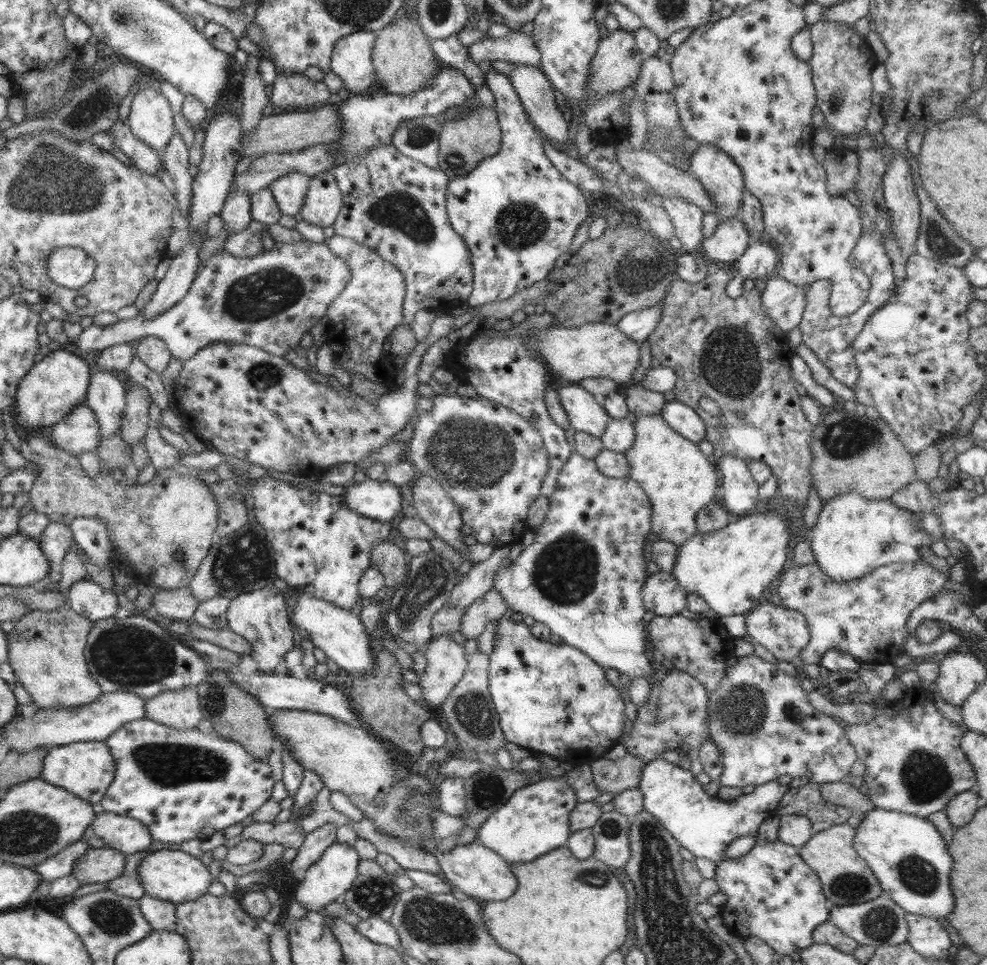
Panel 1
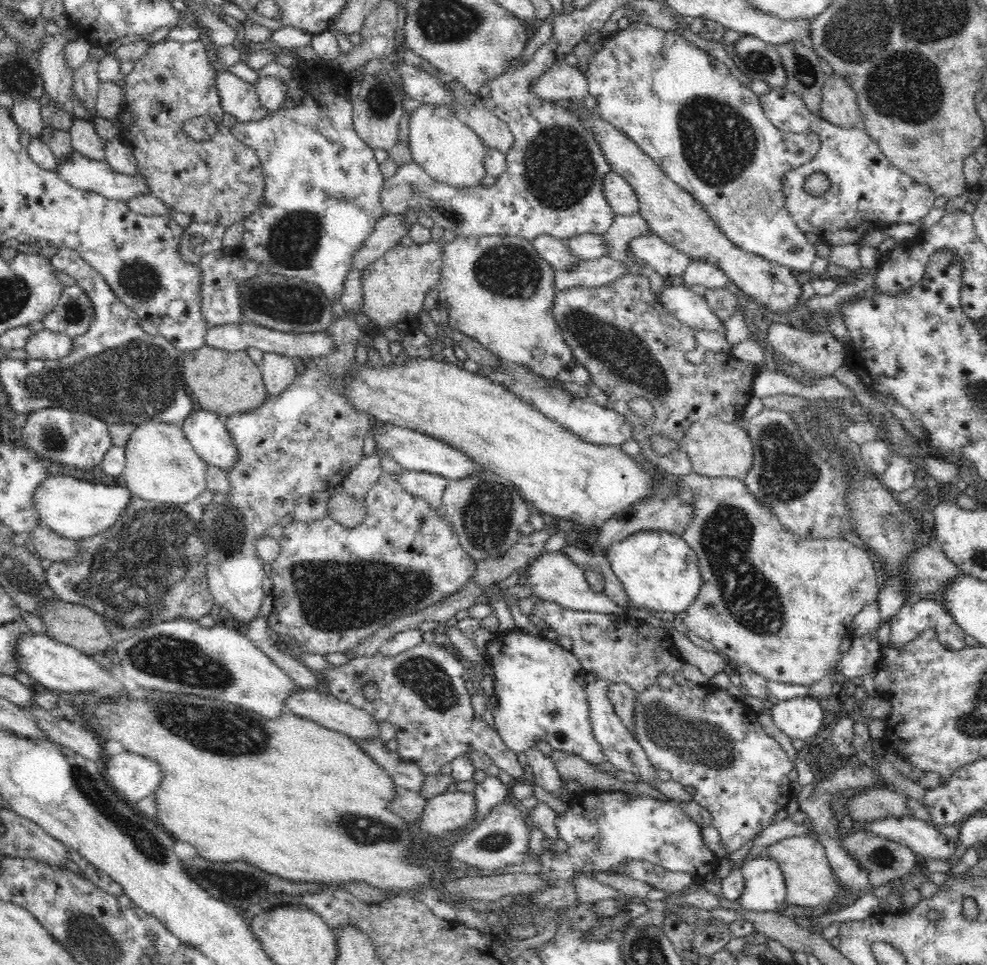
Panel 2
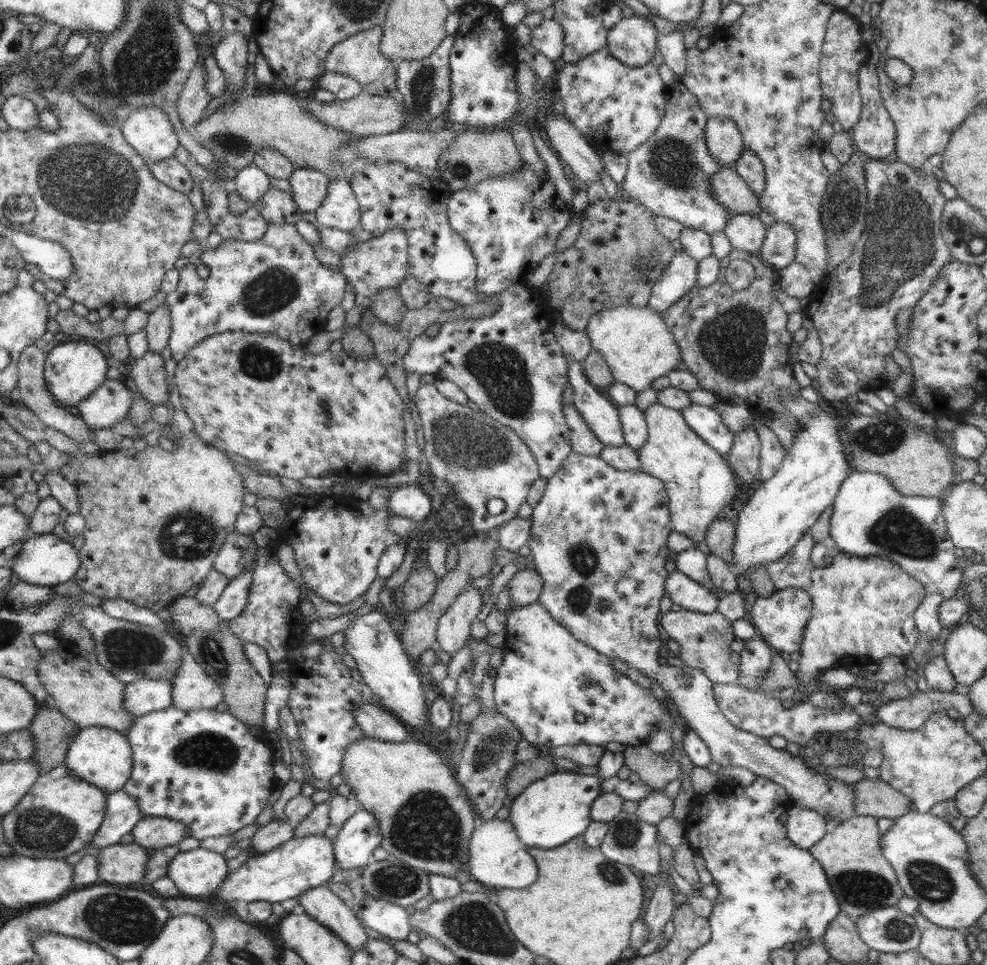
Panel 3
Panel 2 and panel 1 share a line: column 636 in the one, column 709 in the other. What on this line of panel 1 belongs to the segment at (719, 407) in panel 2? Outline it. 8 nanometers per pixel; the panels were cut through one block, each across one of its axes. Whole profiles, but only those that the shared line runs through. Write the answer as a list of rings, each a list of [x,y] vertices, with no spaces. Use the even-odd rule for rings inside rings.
[[[726,263],[720,265],[720,270],[716,273],[709,273],[703,281],[697,283],[689,283],[680,278],[676,278],[669,286],[665,297],[663,298],[663,305],[661,308],[662,316],[656,325],[656,328],[650,333],[646,341],[650,342],[650,354],[660,361],[661,366],[667,366],[674,370],[679,380],[676,380],[676,385],[673,388],[673,393],[676,401],[687,404],[693,408],[698,416],[705,422],[708,427],[705,439],[712,442],[715,449],[710,455],[709,460],[718,463],[723,454],[731,454],[741,458],[744,462],[763,462],[767,464],[773,472],[773,475],[778,478],[778,492],[777,497],[781,499],[784,505],[789,504],[807,504],[807,496],[812,489],[812,477],[810,476],[810,464],[812,464],[812,449],[810,448],[810,439],[813,431],[813,424],[806,418],[804,411],[801,409],[801,395],[796,391],[794,386],[794,378],[791,374],[790,358],[794,353],[791,351],[792,346],[788,343],[788,336],[786,332],[782,332],[773,320],[766,314],[763,303],[761,302],[761,291],[754,285],[754,280],[745,280],[743,282],[743,293],[737,298],[728,297],[725,293],[725,283],[735,275],[733,272],[733,263]],[[700,398],[712,398],[719,406],[721,416],[712,416],[710,413],[702,410],[699,405]],[[737,412],[744,414],[743,419],[737,416]]]

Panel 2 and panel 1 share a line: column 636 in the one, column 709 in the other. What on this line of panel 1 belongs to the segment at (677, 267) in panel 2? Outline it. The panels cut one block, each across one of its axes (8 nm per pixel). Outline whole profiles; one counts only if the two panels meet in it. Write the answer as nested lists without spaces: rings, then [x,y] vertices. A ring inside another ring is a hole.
[[[738,217],[727,218],[720,222],[710,238],[703,240],[701,255],[720,265],[733,263],[746,252],[751,242],[746,225]]]

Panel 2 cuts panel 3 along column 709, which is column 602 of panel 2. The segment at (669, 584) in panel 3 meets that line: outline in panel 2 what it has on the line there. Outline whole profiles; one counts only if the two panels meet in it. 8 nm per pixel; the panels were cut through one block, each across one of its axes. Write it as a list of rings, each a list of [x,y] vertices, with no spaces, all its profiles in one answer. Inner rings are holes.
[[[562,551],[545,552],[534,558],[529,565],[530,587],[536,599],[556,602],[563,608],[582,612],[600,612],[623,615],[626,611],[615,604],[603,591],[595,592],[589,585],[585,572]]]

